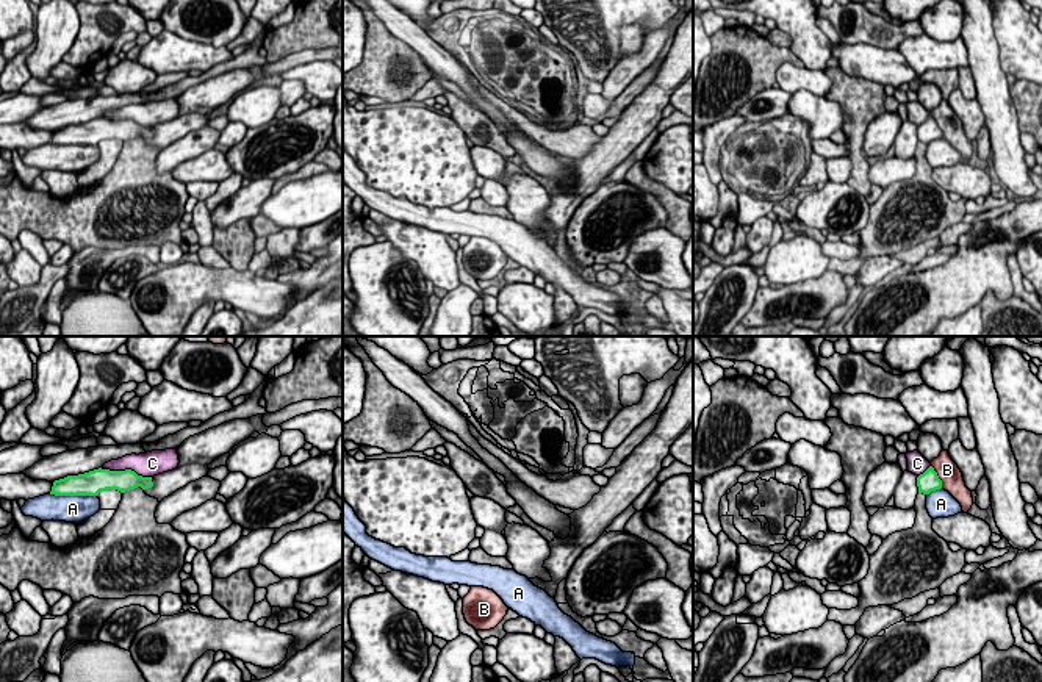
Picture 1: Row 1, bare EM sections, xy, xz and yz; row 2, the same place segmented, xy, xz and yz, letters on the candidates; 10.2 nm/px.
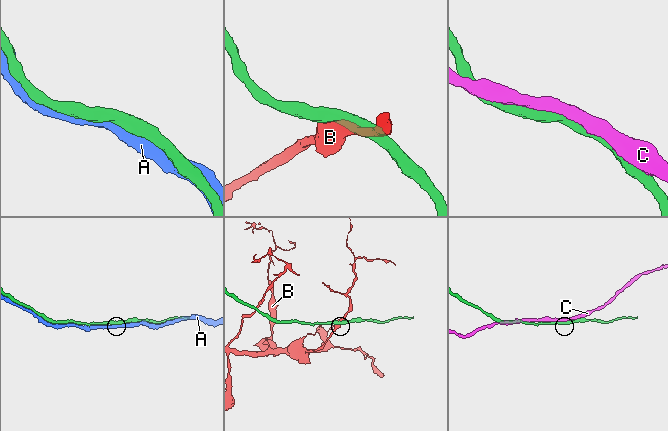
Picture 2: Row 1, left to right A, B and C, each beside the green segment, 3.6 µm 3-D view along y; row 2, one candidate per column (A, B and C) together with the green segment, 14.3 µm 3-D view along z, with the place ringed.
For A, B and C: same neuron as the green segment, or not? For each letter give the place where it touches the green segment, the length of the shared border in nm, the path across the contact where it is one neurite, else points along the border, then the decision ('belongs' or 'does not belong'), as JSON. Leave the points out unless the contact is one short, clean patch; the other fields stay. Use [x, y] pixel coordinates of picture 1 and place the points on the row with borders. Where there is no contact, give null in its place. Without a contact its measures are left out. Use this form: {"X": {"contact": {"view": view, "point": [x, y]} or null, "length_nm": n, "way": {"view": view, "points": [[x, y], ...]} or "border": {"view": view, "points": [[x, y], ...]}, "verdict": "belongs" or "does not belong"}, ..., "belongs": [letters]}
{"A": {"contact": {"view": "xy", "point": [74, 495]}, "length_nm": 480, "verdict": "belongs"}, "B": {"contact": {"view": "yz", "point": [937, 476]}, "length_nm": 260, "verdict": "does not belong"}, "C": {"contact": {"view": "xy", "point": [125, 470]}, "length_nm": 550, "verdict": "does not belong"}, "belongs": ["A"]}

